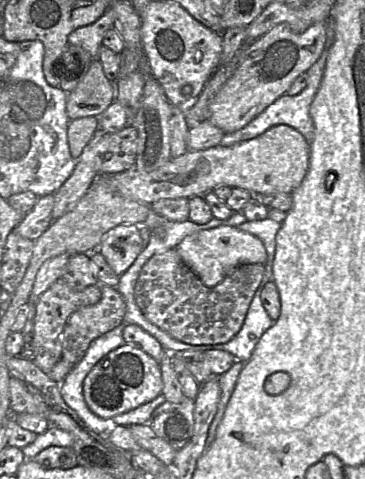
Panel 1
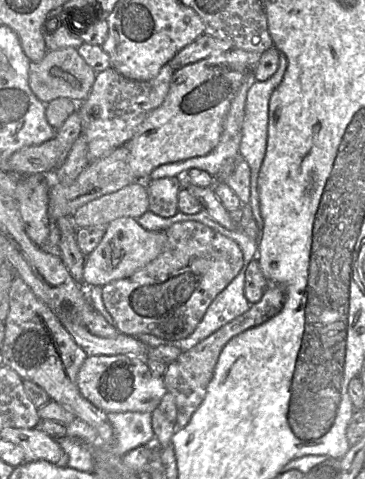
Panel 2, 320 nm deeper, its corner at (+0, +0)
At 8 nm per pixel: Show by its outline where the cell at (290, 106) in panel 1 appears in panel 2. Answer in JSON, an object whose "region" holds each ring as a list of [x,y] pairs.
{"region":[[[280,52],[279,67],[275,74],[266,81],[255,81],[247,92],[245,118],[243,123],[242,138],[239,147],[239,155],[240,157],[244,158],[244,160],[250,167],[250,200],[248,204],[252,210],[253,217],[256,221],[260,233],[262,233],[263,231],[264,221],[262,218],[260,205],[258,178],[267,149],[269,101],[273,91],[281,83],[287,66],[287,57],[284,53]]]}

